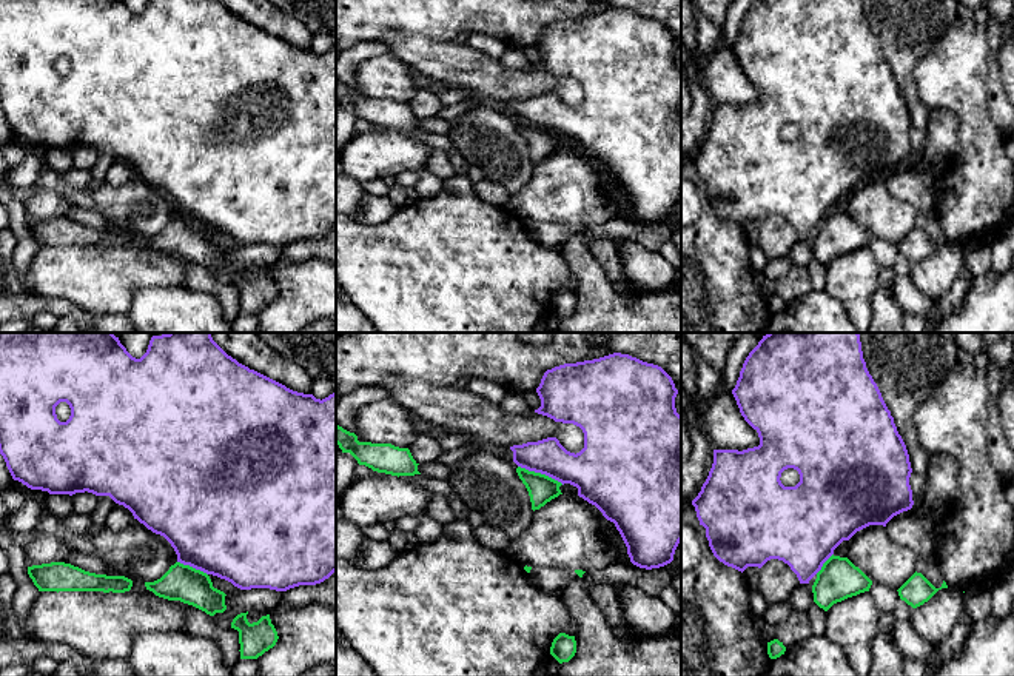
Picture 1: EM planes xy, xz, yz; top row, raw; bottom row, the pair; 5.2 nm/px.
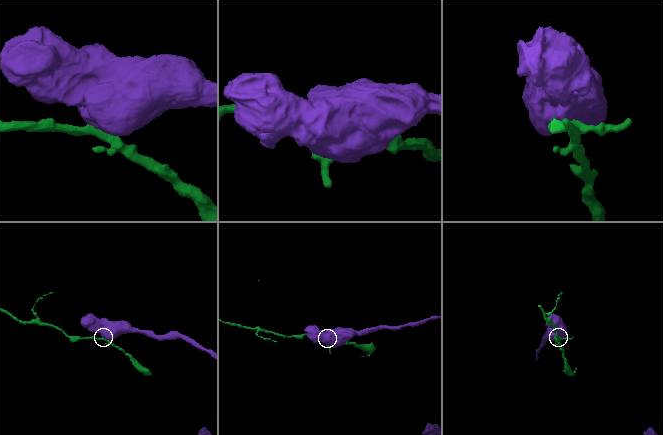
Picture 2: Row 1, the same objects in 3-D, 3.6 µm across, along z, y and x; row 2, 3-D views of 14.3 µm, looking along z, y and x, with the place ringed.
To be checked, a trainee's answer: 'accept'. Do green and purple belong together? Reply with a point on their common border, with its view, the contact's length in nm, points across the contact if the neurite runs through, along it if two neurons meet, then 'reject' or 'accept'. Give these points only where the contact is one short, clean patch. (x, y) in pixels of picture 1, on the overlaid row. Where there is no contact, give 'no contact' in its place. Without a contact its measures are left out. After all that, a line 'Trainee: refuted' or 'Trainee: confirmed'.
xz (540, 473) | 260 nm | along xz (518, 465), (544, 473), (563, 484) | reject
Trainee: refuted

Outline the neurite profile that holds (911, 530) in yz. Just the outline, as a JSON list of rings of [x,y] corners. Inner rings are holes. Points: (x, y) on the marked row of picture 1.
[[[903,511],[886,524],[886,533],[895,544],[909,548],[917,556],[931,556],[934,553],[934,524],[912,511]]]

